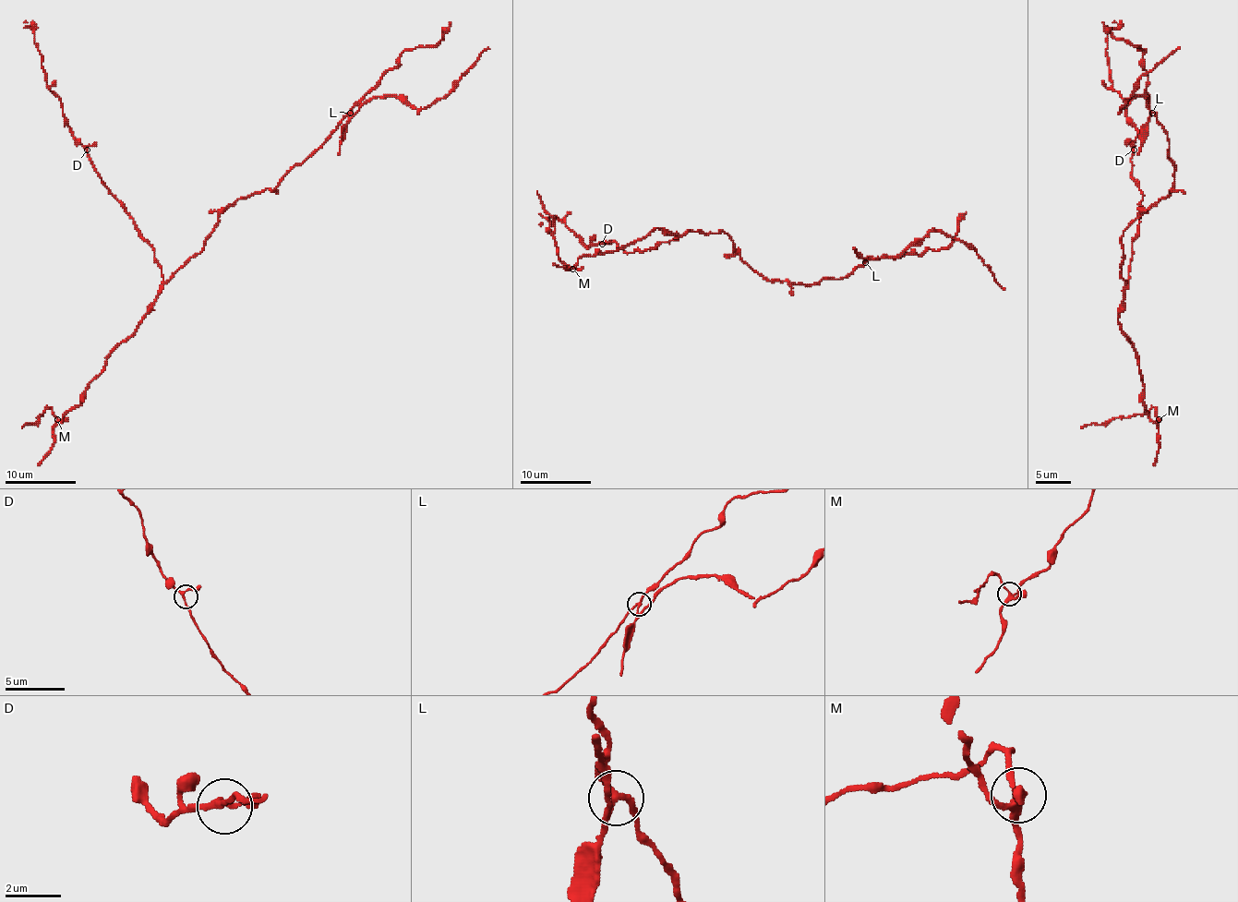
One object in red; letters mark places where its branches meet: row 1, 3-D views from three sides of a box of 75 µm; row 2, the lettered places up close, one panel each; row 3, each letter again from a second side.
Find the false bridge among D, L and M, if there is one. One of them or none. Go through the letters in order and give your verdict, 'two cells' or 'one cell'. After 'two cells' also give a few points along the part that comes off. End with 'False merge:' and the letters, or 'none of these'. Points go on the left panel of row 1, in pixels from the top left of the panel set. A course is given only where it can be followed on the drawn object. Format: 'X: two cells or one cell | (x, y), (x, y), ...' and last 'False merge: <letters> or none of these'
D: one cell
L: two cells | (350, 113), (354, 114), (373, 98), (384, 96), (402, 96), (415, 109), (426, 109), (444, 98), (489, 49)
M: one cell
False merge: L

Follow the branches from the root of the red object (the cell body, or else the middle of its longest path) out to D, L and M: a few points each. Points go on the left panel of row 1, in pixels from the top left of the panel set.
D: (216, 227), (204, 248), (165, 282), (154, 248), (105, 185), (87, 150)
L: (216, 227), (218, 216), (239, 198), (267, 188), (272, 190), (295, 165), (301, 165), (350, 113)
M: (216, 227), (204, 248), (163, 285), (138, 328), (108, 355), (86, 398), (57, 419)

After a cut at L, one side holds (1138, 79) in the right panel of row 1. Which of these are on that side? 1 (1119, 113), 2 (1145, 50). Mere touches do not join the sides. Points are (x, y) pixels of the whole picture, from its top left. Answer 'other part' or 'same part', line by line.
1: same part
2: other part

